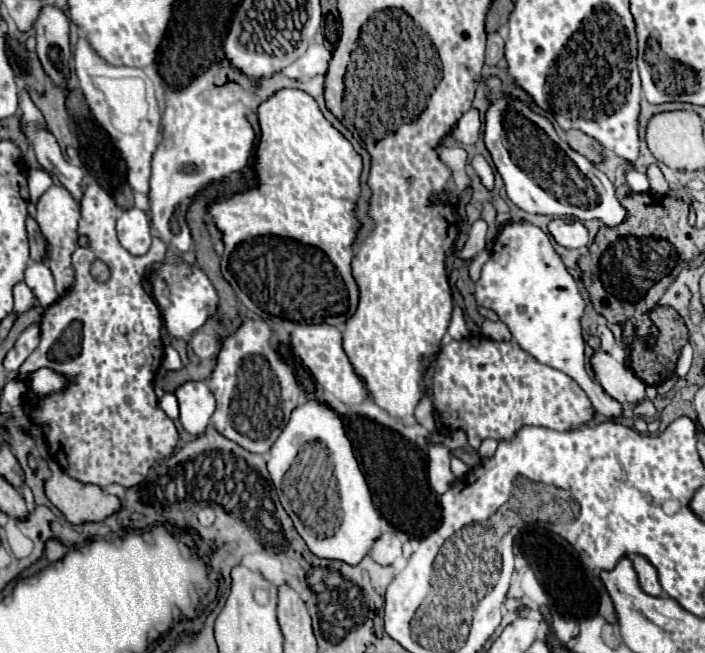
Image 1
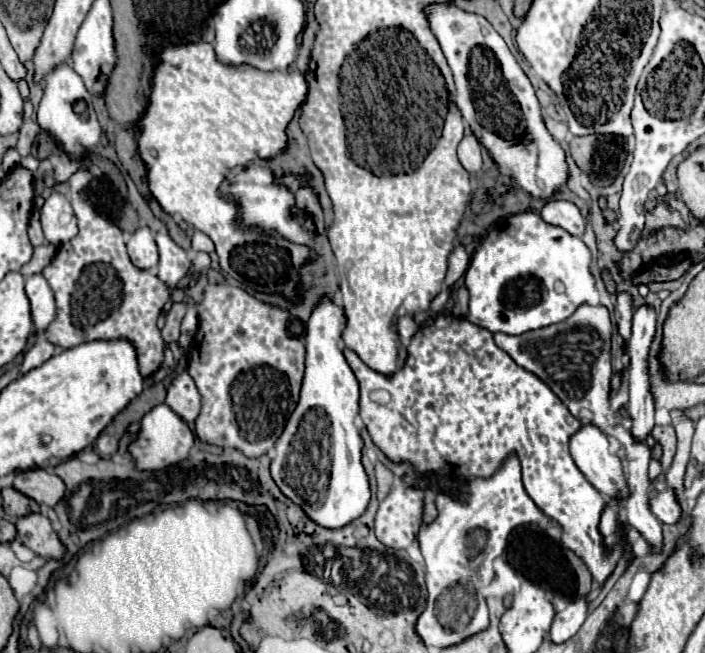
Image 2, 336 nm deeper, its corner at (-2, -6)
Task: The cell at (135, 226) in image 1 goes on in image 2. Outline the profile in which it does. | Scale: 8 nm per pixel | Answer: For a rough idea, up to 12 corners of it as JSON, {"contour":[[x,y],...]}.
{"contour":[[139,227],[127,241],[137,269],[157,267],[157,243],[149,227]]}

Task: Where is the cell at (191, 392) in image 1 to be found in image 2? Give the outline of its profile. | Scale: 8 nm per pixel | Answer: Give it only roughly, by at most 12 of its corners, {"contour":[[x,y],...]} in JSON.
{"contour":[[179,373],[165,403],[187,423],[201,409],[201,395],[189,373]]}

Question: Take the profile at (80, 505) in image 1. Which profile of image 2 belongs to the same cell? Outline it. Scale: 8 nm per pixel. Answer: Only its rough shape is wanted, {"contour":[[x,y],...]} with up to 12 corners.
{"contour":[[45,469],[17,473],[13,487],[49,507],[65,483]]}

